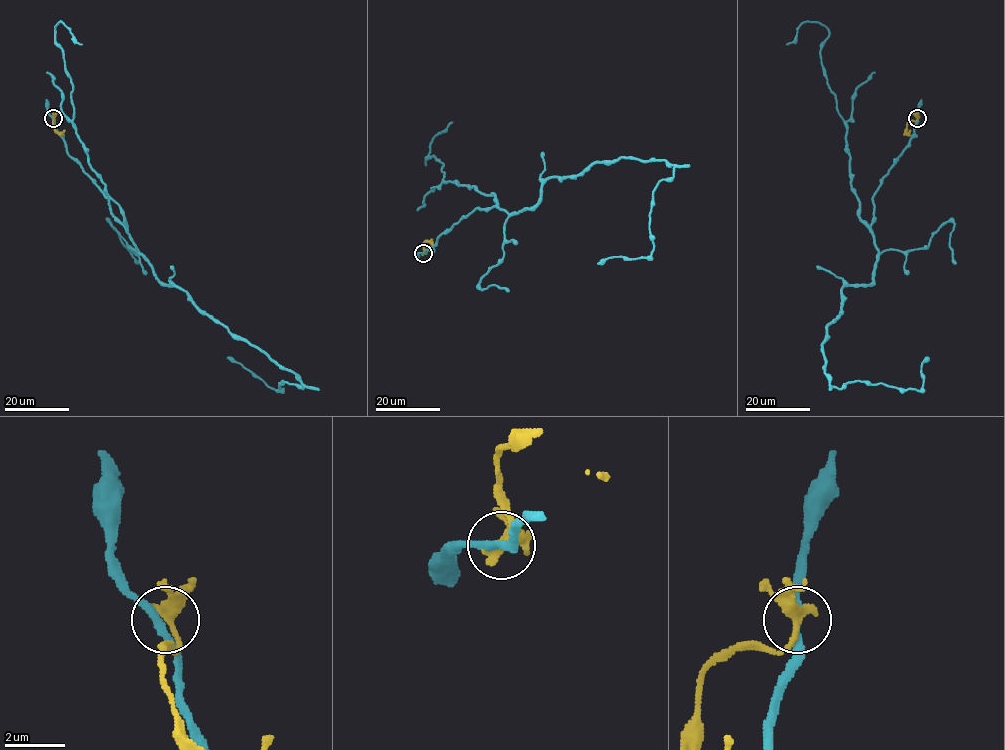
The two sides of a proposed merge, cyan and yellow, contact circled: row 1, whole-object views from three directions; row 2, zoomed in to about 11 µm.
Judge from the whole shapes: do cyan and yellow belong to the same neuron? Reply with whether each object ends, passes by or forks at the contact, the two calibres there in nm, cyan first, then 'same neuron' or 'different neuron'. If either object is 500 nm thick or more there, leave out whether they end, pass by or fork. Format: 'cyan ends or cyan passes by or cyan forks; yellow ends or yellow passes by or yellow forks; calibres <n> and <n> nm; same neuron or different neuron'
cyan passes by; yellow forks; calibres 260 and 280 nm; same neuron

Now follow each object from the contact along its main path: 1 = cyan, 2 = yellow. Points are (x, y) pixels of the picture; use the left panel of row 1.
1: (53, 117), (66, 152), (154, 275), (290, 369), (302, 389), (269, 387), (227, 357)
2: (53, 117), (54, 128), (58, 133), (65, 130)

